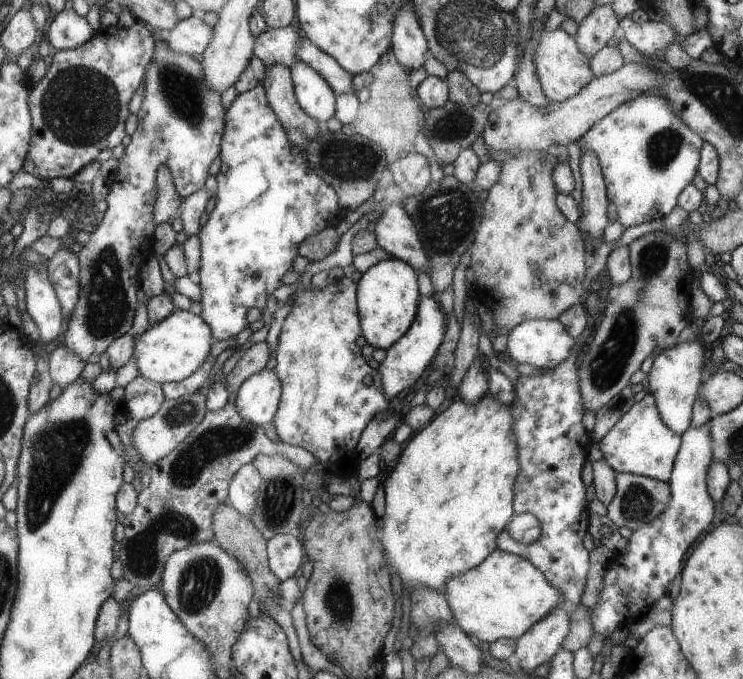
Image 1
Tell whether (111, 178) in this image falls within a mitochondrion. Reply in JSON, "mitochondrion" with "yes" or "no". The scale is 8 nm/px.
{"mitochondrion":"no"}

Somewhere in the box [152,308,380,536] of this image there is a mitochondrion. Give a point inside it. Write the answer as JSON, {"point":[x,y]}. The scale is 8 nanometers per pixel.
{"point":[278,500]}

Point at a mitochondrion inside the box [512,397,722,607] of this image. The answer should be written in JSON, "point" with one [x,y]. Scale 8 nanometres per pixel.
{"point":[637,505]}

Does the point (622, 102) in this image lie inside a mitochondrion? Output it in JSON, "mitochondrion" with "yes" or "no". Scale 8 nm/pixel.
{"mitochondrion":"no"}

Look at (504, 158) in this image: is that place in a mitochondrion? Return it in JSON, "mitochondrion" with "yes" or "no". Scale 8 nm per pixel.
{"mitochondrion":"no"}

